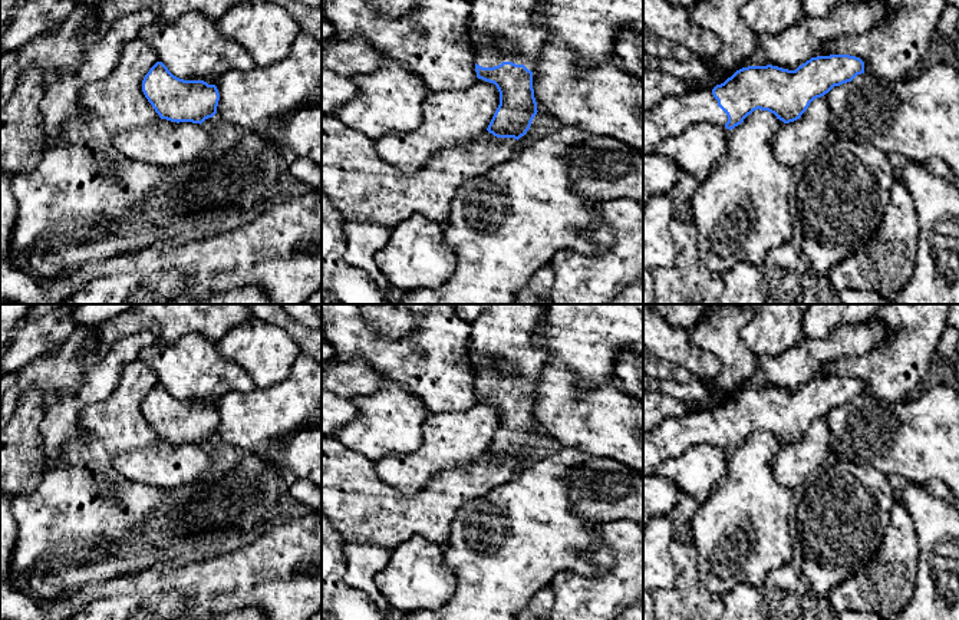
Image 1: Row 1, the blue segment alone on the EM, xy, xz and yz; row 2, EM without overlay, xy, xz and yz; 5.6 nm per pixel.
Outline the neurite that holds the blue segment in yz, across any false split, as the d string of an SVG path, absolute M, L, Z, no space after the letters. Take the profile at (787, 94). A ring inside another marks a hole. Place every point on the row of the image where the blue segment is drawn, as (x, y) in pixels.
M850 55L811 57L795 70L772 65L742 67L714 89L666 96L643 111L643 152L655 154L659 142L696 122L731 131L757 109L774 113L784 123L794 122L814 99L861 73L864 62Z

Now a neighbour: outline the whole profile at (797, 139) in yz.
M814 99L800 119L785 123L771 141L778 162L794 168L834 136L825 99Z

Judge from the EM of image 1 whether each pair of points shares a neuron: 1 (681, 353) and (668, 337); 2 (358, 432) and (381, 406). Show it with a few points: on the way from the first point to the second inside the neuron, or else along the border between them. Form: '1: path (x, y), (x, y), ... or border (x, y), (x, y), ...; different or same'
1: path (678, 349), (671, 342); same
2: path (366, 432), (381, 419), (381, 415); same

